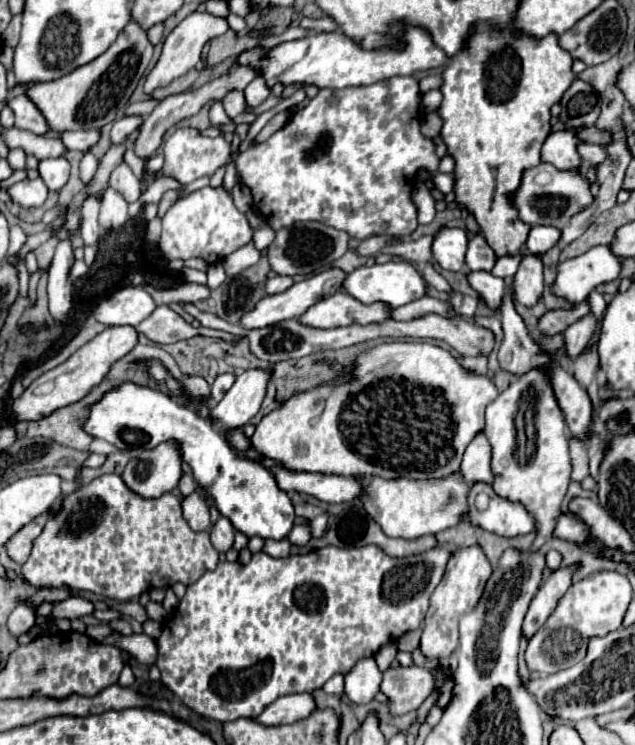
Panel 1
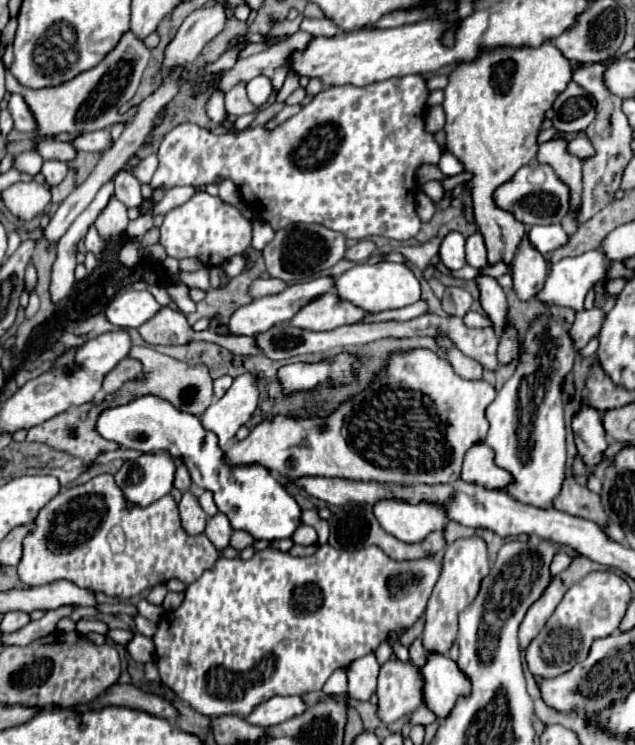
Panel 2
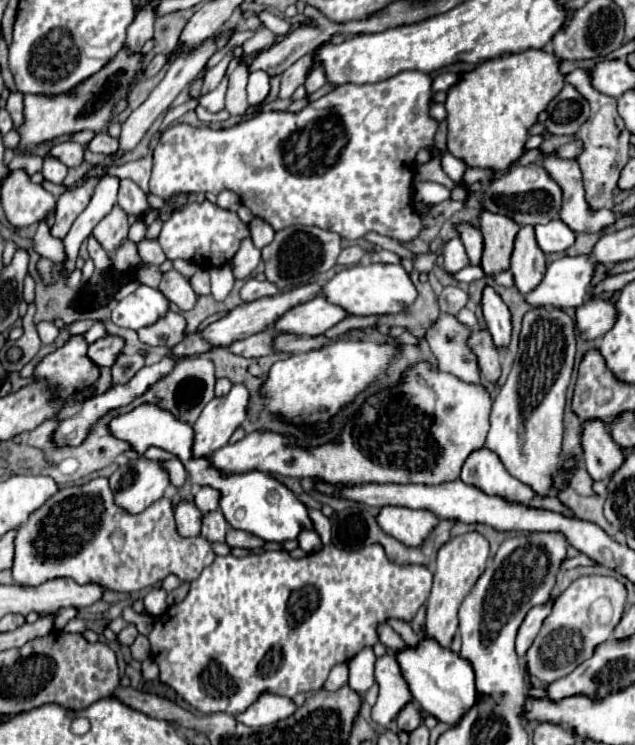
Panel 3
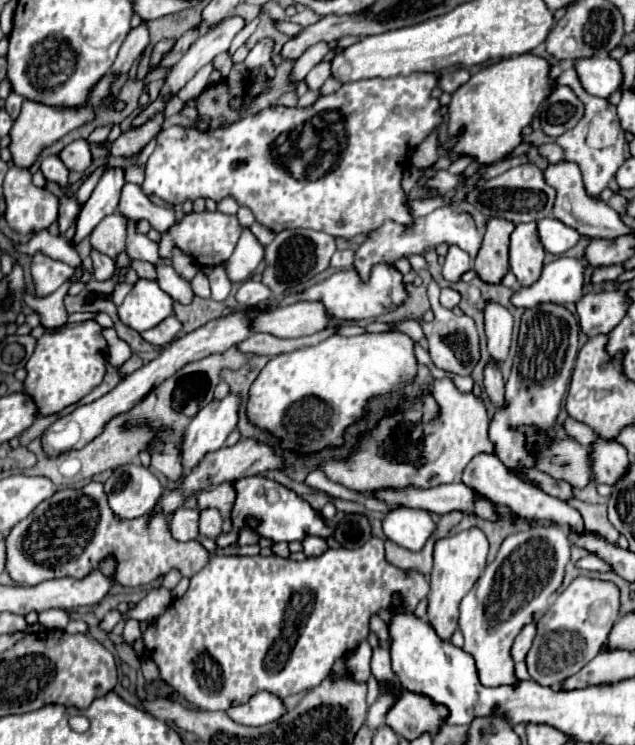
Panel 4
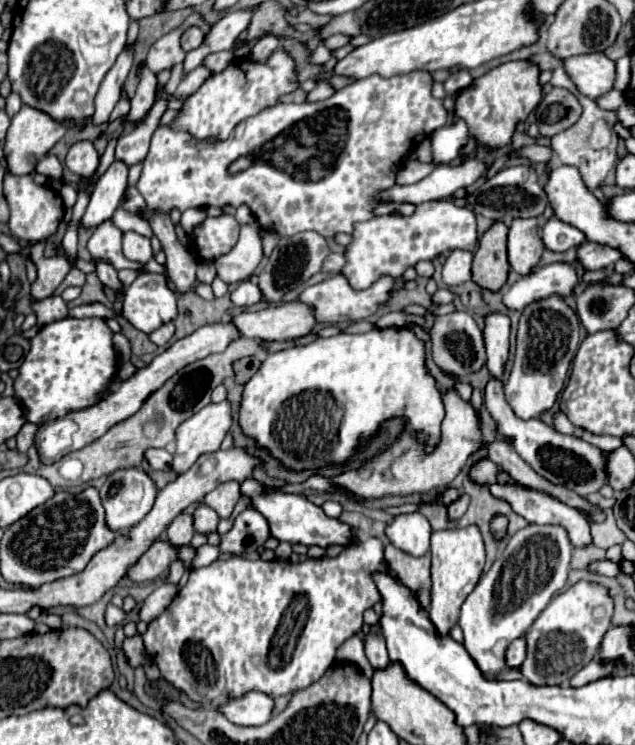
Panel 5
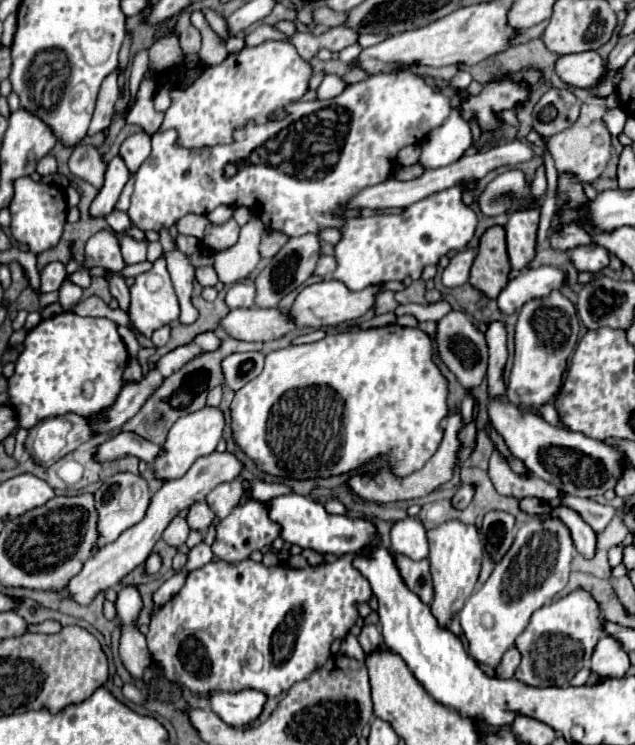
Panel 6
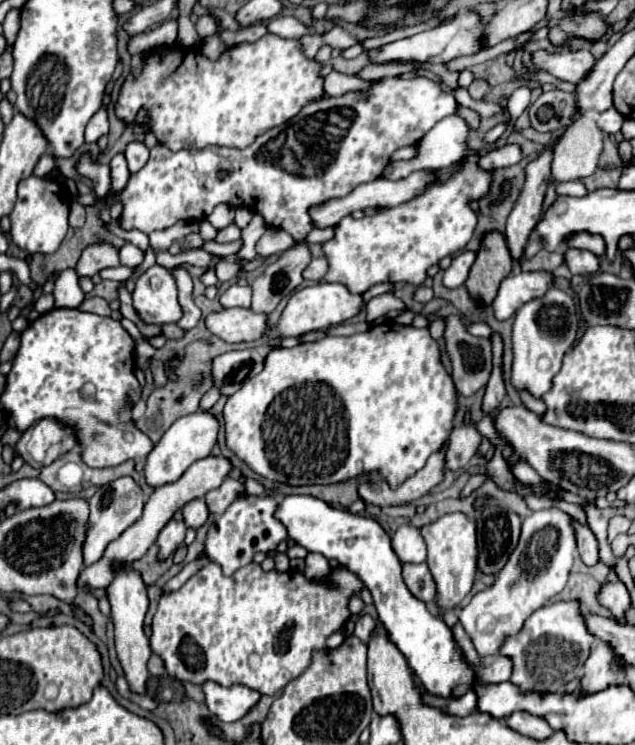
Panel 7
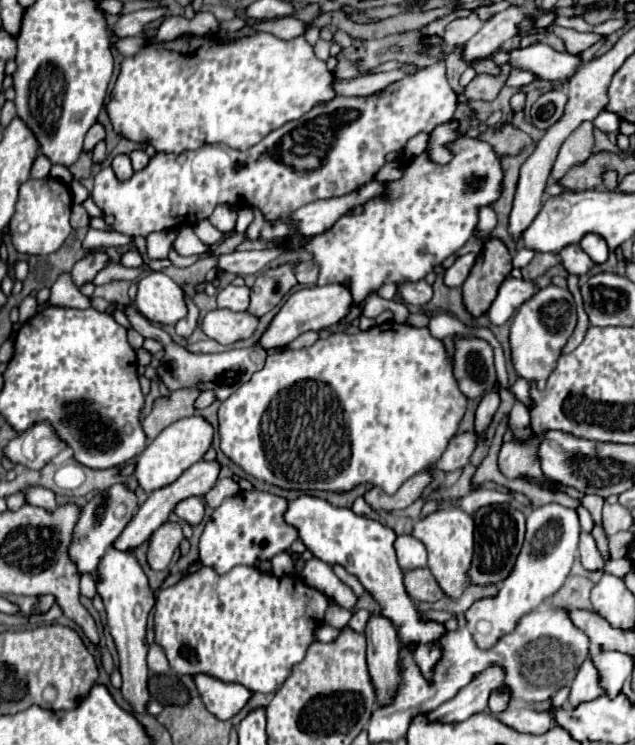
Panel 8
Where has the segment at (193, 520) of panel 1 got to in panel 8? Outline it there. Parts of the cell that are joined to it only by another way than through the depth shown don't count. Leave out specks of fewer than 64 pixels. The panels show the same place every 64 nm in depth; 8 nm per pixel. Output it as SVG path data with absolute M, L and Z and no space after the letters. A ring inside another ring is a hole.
M166 522L154 532L152 538L148 542L148 564L152 570L164 570L184 540L182 526L176 522Z

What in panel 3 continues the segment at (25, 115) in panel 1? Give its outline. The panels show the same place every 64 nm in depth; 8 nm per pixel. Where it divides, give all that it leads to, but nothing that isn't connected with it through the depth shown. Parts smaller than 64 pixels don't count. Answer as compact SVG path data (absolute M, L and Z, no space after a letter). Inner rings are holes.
M12 92L6 104L6 110L10 112L14 126L20 128L20 124L24 124L24 104L22 104L22 94L20 92Z

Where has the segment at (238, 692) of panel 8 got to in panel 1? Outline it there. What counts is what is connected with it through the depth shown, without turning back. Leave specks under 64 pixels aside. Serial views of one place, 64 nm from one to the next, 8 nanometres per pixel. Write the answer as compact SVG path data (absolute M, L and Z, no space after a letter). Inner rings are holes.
M288 694L272 702L260 716L258 722L266 726L294 724L296 720L308 718L316 710L316 700L312 694Z

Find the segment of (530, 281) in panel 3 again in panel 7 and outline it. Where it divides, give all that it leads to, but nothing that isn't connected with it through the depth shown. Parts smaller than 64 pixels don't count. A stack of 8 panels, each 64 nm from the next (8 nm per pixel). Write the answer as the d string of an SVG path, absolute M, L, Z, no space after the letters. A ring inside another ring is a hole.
M548 148L544 154L540 154L534 162L526 166L526 184L508 216L504 236L514 262L522 260L532 228L536 228L536 224L540 222L546 184L550 178L550 162L552 162L552 150Z

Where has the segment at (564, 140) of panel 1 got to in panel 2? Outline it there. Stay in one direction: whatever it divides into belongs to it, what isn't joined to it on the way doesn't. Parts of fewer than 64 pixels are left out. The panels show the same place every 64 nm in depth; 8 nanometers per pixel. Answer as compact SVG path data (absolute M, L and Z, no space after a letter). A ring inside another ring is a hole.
M552 138L544 144L540 144L536 160L540 164L550 164L554 168L554 172L570 186L570 190L572 190L572 198L570 198L572 212L570 212L570 216L574 216L574 210L580 206L582 160L568 152L568 140L564 140L564 138Z

